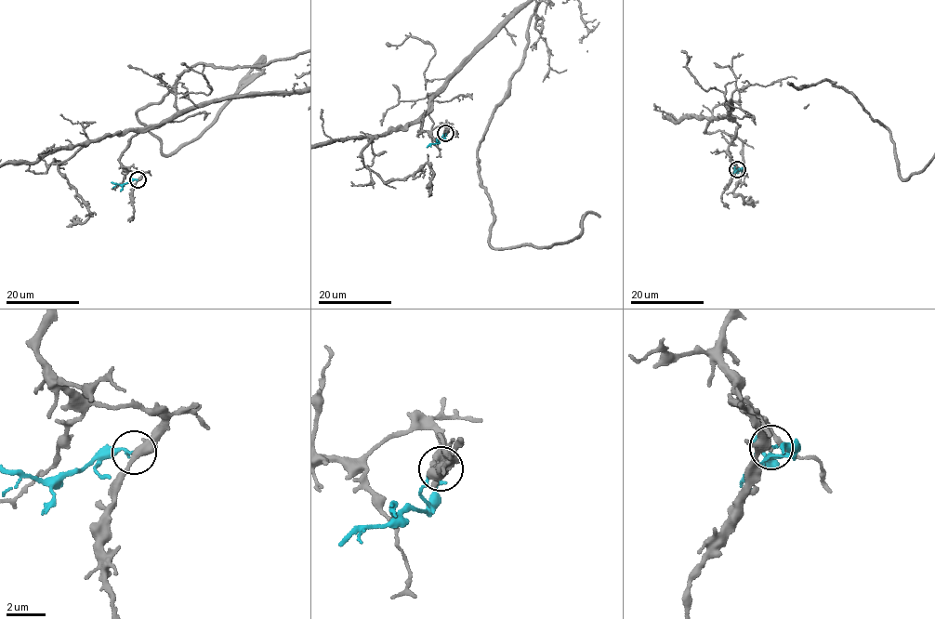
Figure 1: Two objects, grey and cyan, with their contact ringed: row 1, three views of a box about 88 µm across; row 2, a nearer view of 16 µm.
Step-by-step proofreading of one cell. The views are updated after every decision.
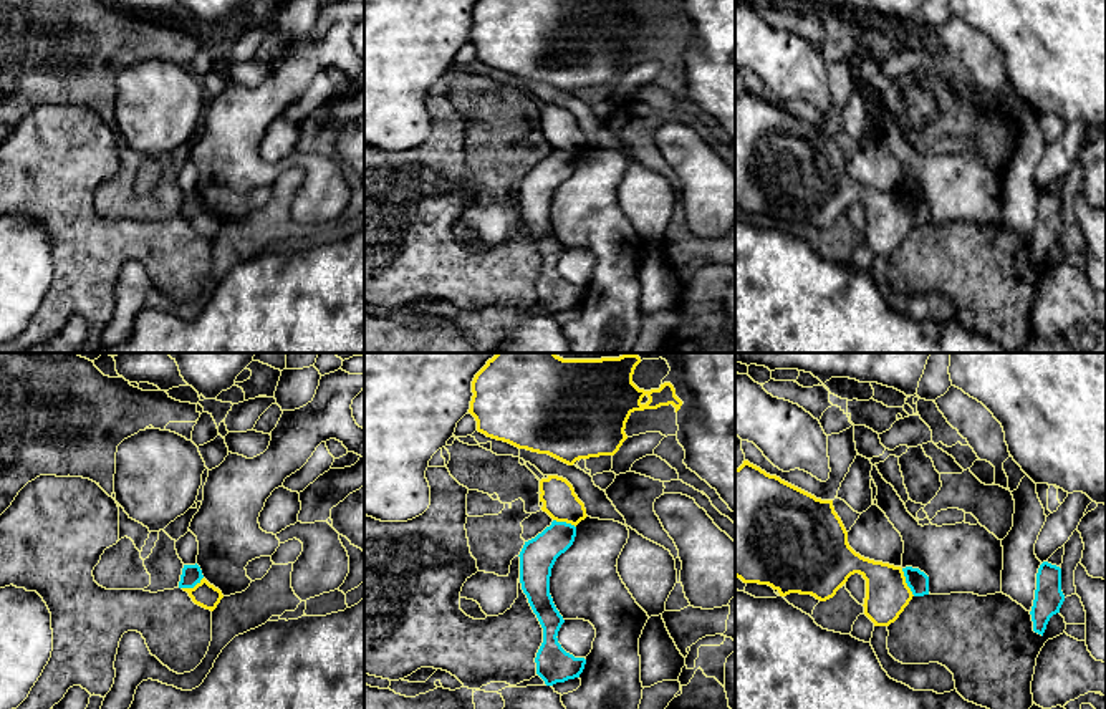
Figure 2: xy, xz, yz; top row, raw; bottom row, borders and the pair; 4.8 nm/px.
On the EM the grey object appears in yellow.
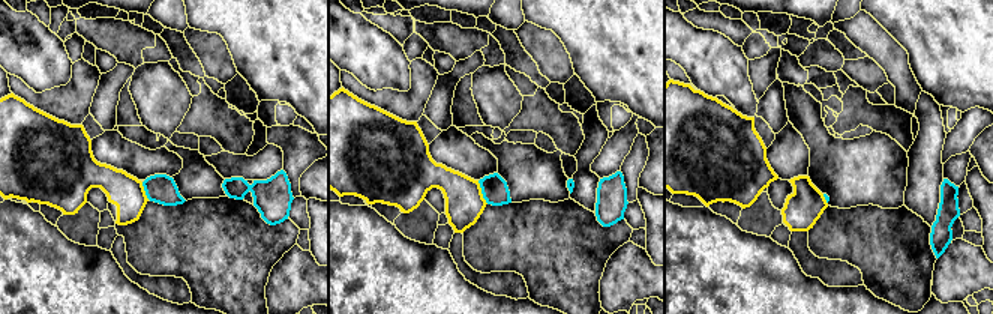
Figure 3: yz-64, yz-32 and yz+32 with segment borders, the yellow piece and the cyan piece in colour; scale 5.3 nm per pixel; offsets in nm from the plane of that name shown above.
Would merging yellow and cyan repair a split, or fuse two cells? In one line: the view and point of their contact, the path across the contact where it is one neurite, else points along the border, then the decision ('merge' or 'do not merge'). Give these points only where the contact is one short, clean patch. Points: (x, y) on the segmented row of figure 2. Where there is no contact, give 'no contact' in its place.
meets yellow in yz at (904, 582); border along yz (901, 569), (906, 585), (914, 595); do not merge

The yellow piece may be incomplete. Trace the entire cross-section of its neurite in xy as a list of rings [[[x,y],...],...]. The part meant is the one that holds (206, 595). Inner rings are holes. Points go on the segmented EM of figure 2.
[[[202,578],[194,588],[182,588],[189,593],[192,601],[205,610],[214,611],[220,600],[224,598],[222,591]]]

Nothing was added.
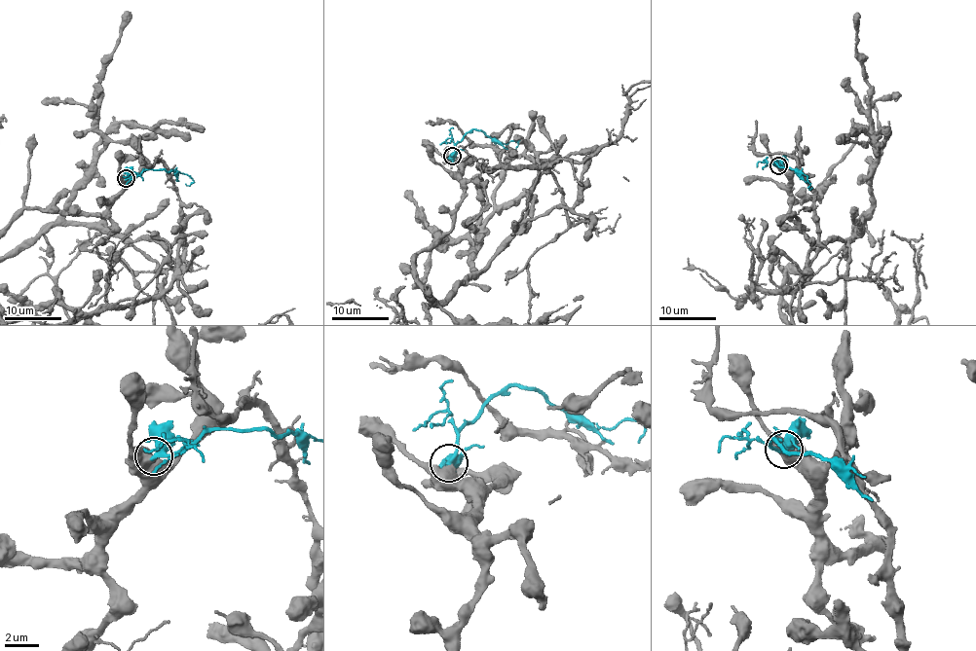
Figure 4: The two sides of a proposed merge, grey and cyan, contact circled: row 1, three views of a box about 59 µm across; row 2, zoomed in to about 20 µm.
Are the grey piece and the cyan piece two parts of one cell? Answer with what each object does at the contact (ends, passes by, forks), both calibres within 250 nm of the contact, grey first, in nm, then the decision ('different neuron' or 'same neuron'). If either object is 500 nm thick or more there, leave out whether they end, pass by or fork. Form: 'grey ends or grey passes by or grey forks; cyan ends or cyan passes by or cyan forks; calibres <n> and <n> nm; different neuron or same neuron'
calibres 700 and 360 nm; different neuron

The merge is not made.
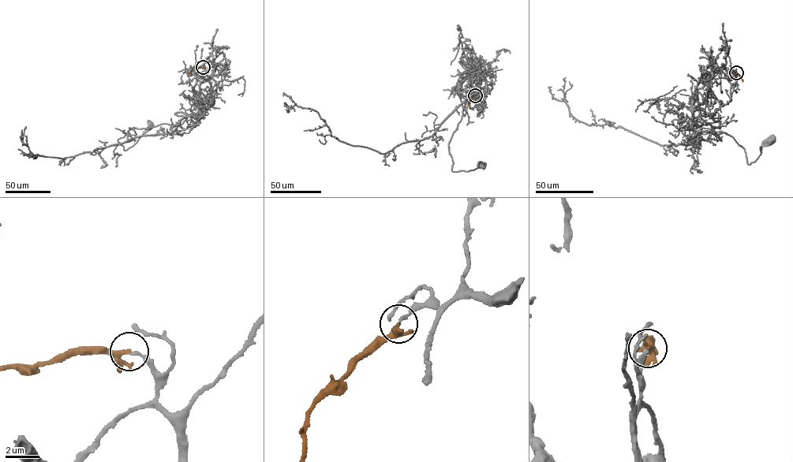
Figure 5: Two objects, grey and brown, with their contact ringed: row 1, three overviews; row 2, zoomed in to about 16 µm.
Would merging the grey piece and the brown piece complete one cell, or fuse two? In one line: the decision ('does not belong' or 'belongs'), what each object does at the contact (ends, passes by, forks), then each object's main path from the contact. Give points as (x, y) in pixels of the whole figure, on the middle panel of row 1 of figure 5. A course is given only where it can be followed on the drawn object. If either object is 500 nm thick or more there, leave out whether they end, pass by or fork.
belongs | grey ends | brown passes by | grey via (476, 95), (492, 88), (491, 83), (480, 88), (477, 76), (449, 151), (453, 171), (483, 165) | brown via (475, 95), (469, 102), (469, 106), (473, 109)

